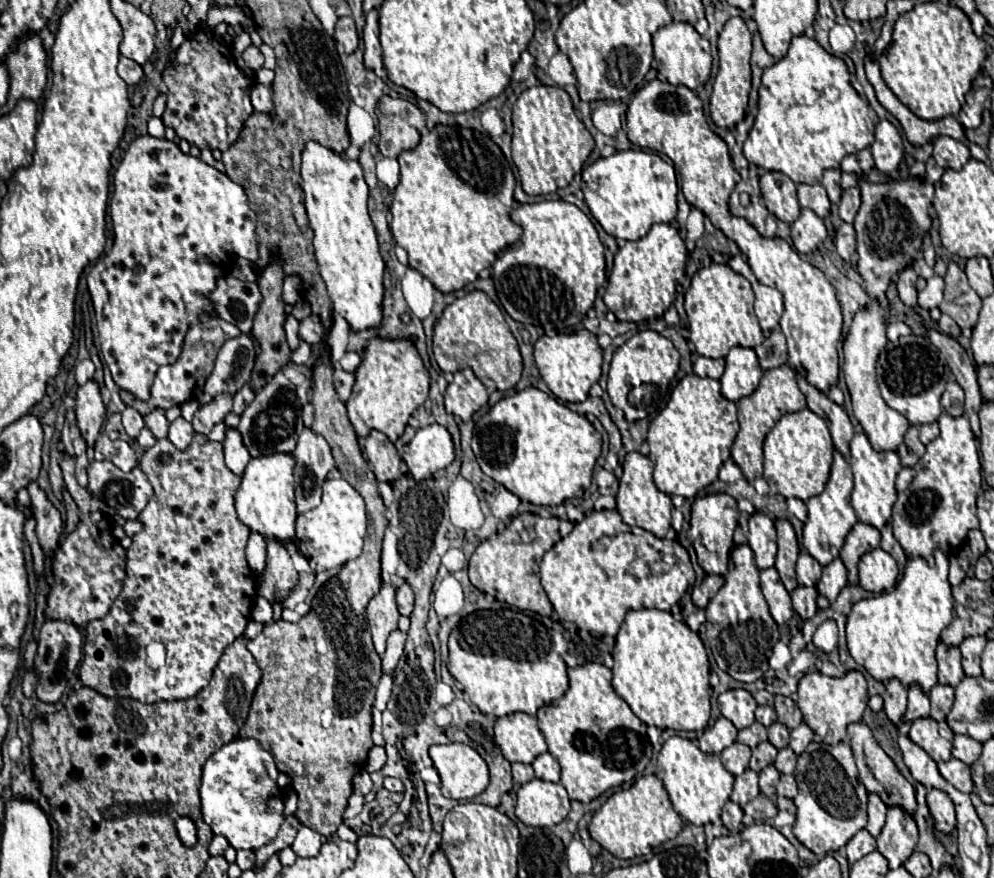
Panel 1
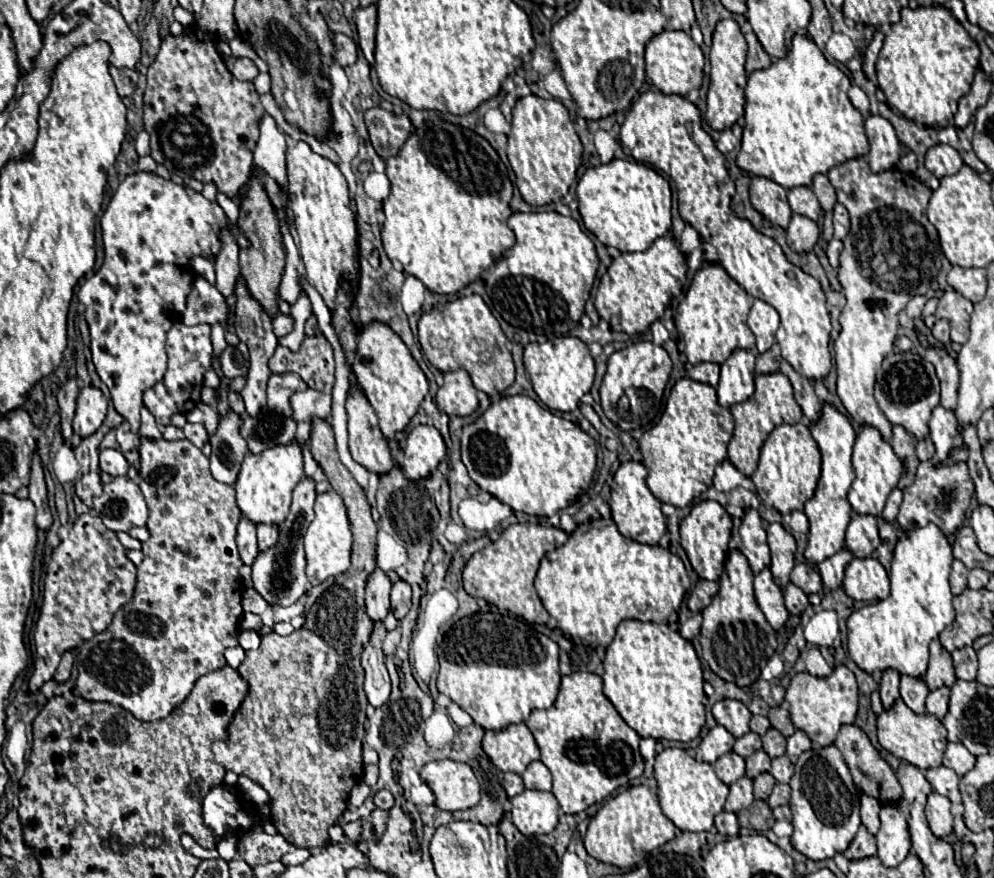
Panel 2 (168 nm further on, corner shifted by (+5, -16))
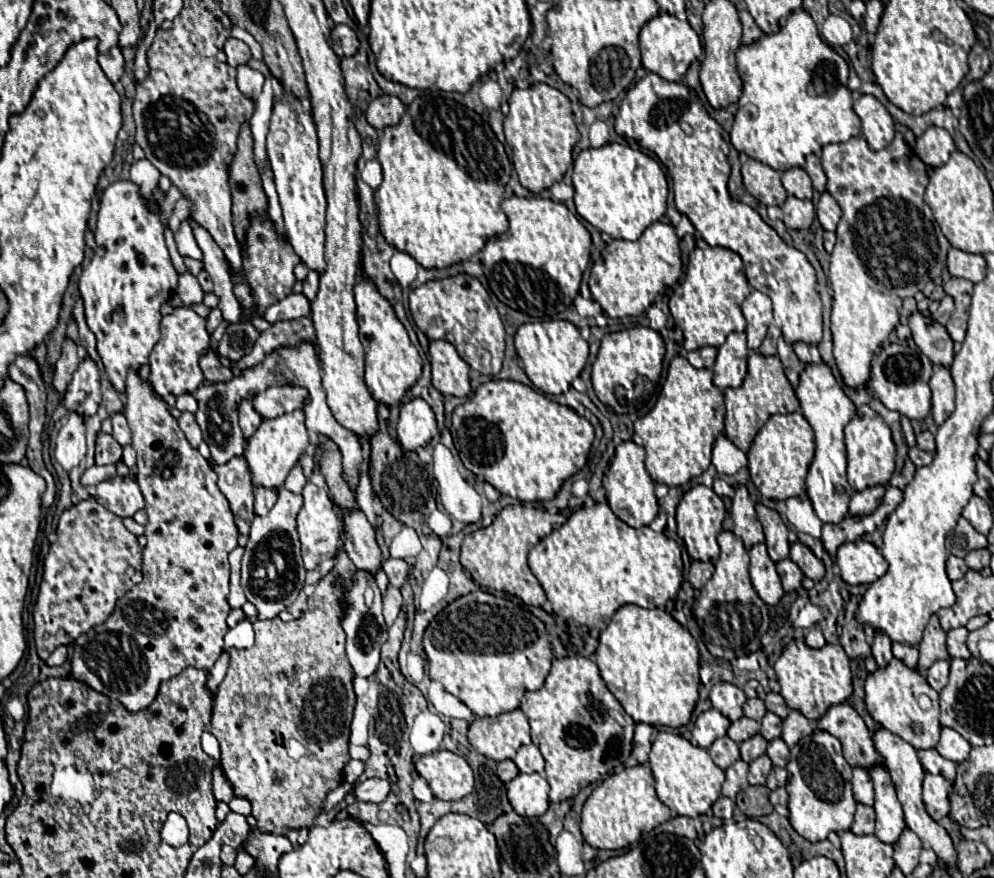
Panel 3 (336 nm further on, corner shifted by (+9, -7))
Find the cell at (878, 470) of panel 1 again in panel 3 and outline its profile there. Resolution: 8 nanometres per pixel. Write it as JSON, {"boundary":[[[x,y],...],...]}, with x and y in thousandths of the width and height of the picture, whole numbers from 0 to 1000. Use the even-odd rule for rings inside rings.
{"boundary":[[[866,461],[860,475],[850,484],[850,507],[852,546],[860,559],[868,559],[884,550],[894,550],[900,536],[900,505],[896,500],[896,489],[892,486],[892,482],[874,461]]]}

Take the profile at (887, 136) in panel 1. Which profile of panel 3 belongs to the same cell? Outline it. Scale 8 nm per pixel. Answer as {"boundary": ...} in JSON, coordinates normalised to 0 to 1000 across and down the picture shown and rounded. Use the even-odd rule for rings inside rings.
{"boundary":[[[866,108],[860,120],[860,129],[868,140],[868,154],[876,170],[890,170],[898,161],[898,133],[878,108]]]}

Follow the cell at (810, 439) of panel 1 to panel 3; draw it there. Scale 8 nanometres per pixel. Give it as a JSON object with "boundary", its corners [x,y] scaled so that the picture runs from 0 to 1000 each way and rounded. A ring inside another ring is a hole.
{"boundary":[[[806,468],[776,473],[774,479],[762,493],[760,502],[756,505],[756,511],[752,514],[756,548],[772,568],[784,571],[804,566],[810,562],[810,543],[818,525],[818,516],[820,516],[820,495],[814,479],[806,473]]]}

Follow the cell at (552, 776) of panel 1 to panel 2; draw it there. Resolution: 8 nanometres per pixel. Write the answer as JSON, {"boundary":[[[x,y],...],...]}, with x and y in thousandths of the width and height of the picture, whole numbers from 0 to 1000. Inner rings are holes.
{"boundary":[[[534,868],[530,872],[530,877],[526,879],[526,891],[528,891],[528,897],[532,900],[548,900],[552,902],[554,900],[554,879],[550,877],[550,872],[546,868]]]}

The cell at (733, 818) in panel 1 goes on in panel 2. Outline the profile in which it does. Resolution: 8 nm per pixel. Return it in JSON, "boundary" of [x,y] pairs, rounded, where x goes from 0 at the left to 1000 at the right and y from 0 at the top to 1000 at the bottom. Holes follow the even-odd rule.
{"boundary":[[[727,924],[718,932],[722,948],[731,953],[739,953],[743,949],[744,940],[740,927]]]}

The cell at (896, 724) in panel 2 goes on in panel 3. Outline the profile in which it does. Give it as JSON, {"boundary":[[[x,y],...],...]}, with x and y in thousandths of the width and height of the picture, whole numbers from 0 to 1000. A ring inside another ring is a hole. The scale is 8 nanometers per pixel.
{"boundary":[[[896,751],[890,760],[882,760],[870,773],[870,801],[876,817],[896,835],[904,837],[921,853],[937,853],[945,844],[945,789],[933,778],[927,762],[916,762],[904,751]]]}

